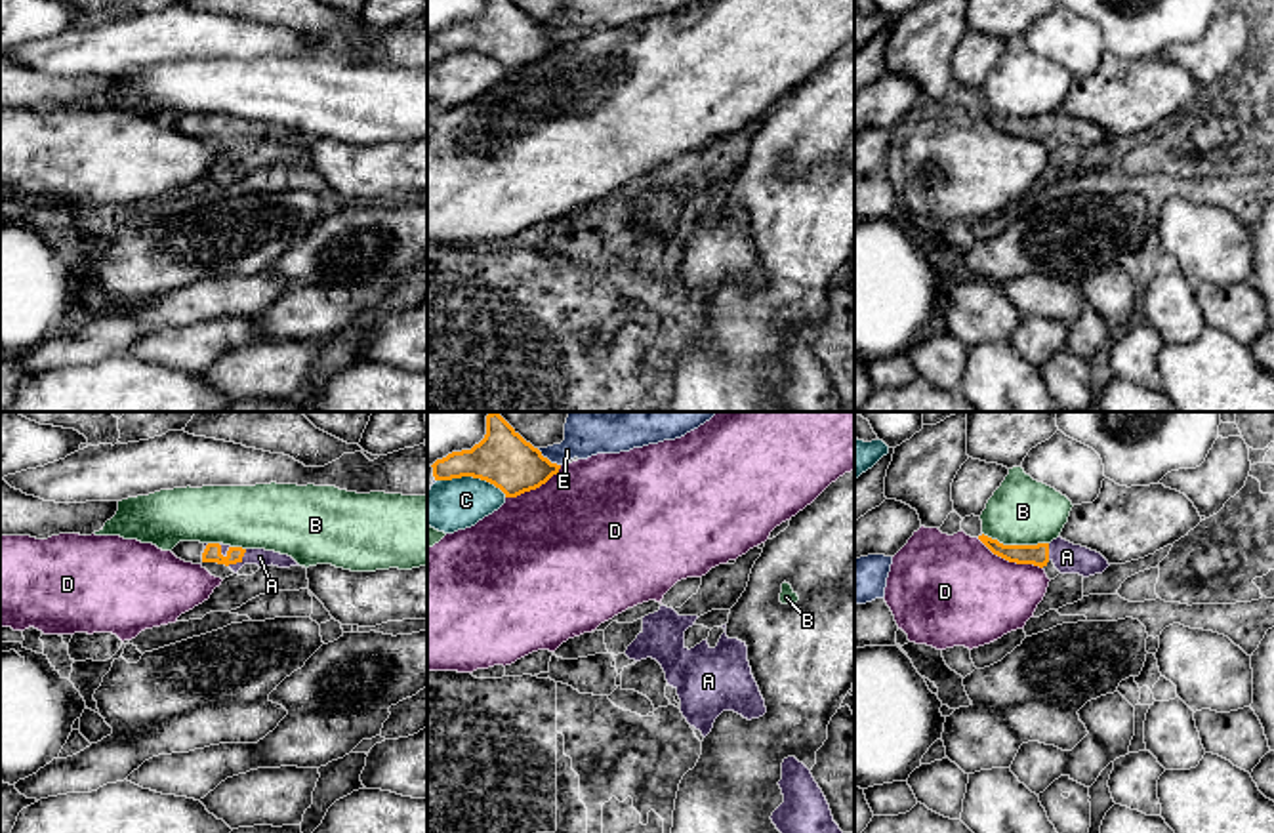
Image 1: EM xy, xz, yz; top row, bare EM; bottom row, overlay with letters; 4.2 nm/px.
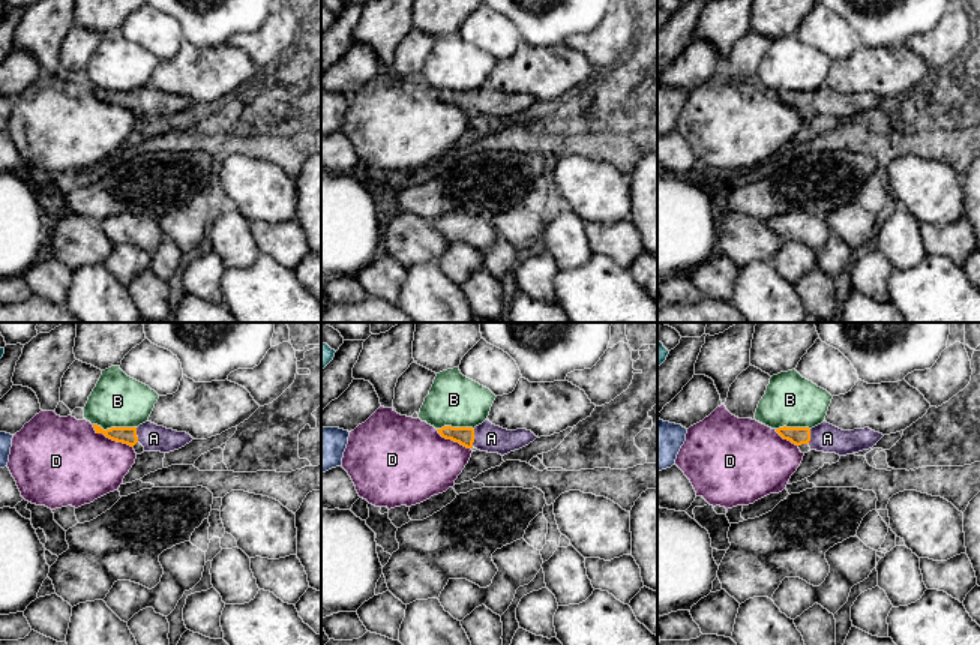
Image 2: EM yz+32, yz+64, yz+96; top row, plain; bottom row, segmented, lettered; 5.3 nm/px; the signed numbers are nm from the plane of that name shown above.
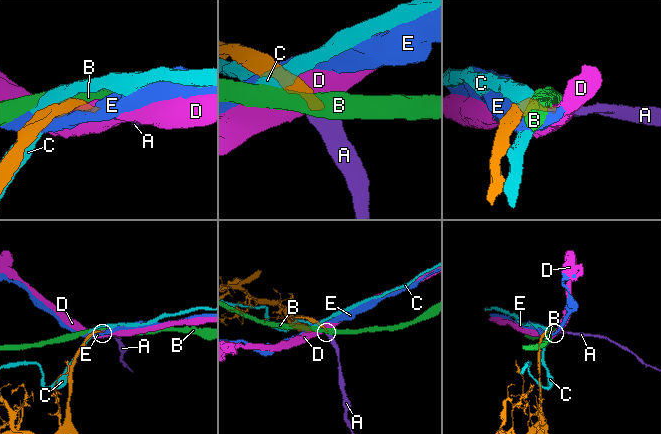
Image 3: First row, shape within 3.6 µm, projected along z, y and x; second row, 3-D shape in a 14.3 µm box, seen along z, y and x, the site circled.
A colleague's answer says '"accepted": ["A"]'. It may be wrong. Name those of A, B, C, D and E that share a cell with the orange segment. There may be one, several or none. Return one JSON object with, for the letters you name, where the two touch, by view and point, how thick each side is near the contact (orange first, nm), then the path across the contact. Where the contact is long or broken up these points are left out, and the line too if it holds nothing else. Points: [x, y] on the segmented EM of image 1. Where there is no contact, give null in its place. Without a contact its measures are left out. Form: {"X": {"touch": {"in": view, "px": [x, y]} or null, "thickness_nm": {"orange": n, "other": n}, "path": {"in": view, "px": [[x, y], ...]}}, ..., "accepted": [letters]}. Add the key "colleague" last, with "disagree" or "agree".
{"A": {"touch": {"in": "xy", "px": [239, 561]}, "thickness_nm": {"orange": 80, "other": 70}, "path": {"in": "xy", "px": [[212, 553], [239, 561], [260, 557]]}}, "accepted": ["A"], "colleague": "agree"}

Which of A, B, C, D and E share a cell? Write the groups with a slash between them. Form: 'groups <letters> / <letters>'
groups A / B / C / D / E

